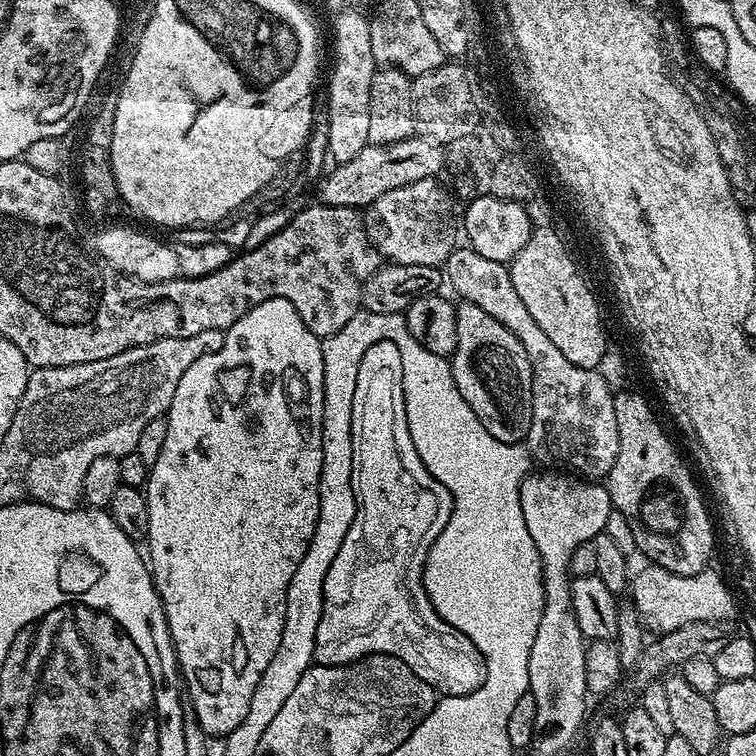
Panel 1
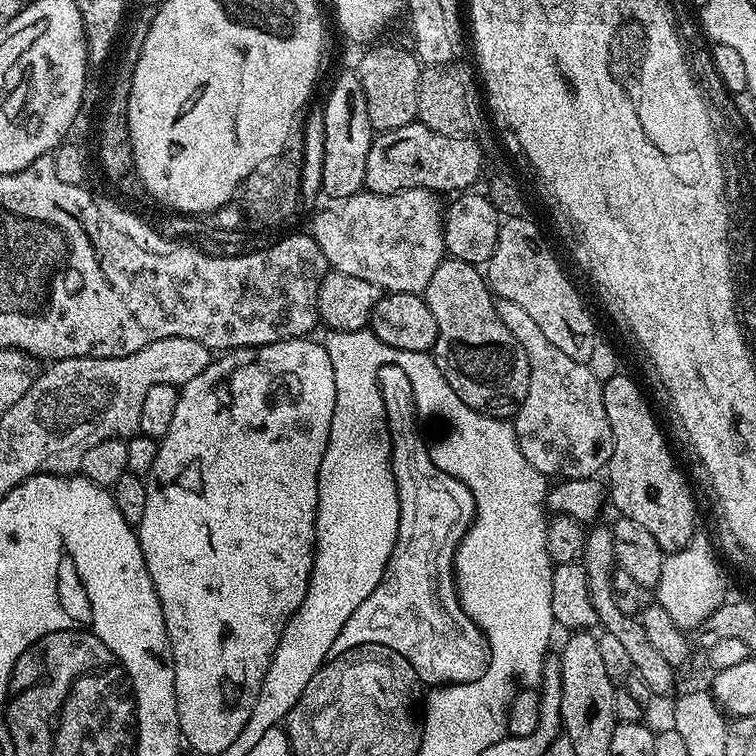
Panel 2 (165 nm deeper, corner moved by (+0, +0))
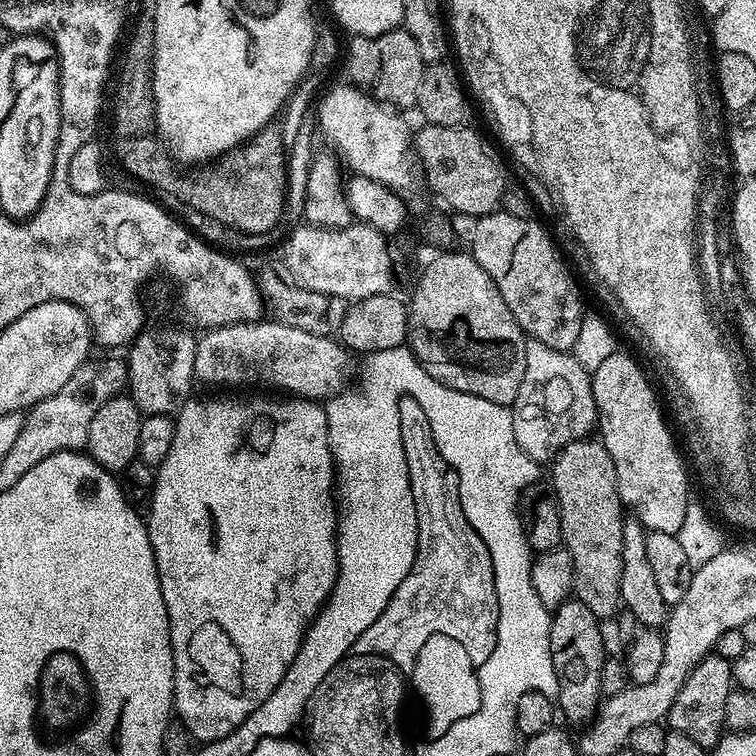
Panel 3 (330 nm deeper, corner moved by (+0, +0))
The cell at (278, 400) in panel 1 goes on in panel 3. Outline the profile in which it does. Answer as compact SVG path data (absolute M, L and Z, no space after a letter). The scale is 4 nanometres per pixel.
M189 398L175 413L174 443L170 446L170 454L166 454L160 467L155 469L156 485L146 523L168 615L174 658L174 712L188 728L193 741L211 742L226 738L238 730L250 713L258 710L258 706L262 706L262 702L274 694L278 682L282 682L288 667L294 662L309 624L328 601L332 587L336 585L340 565L336 556L338 496L334 491L334 465L328 445L328 414L317 401L303 398L256 401L196 399Z

